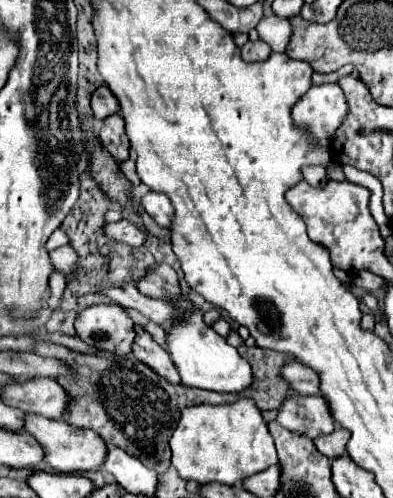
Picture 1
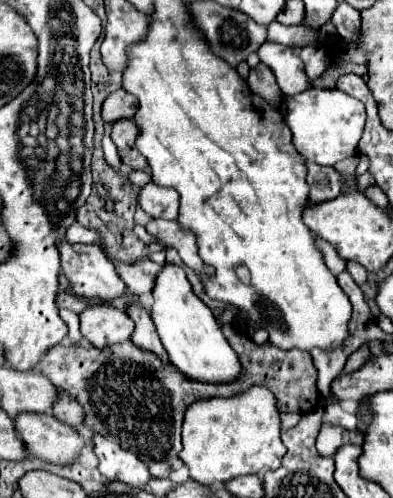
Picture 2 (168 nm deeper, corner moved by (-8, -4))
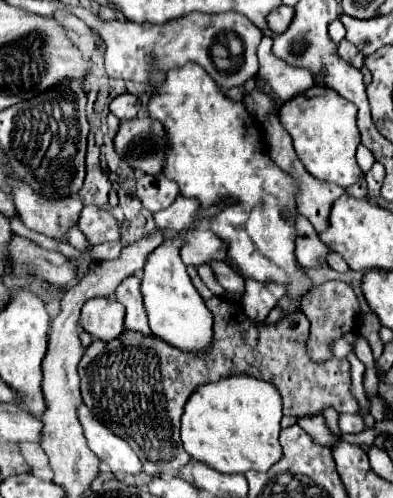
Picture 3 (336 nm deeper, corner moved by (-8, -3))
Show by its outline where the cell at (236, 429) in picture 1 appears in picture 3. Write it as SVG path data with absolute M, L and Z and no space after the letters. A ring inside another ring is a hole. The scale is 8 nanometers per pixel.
M248 374L228 376L218 382L208 382L190 394L182 414L182 444L194 460L204 462L224 474L244 474L248 470L268 472L282 458L282 446L278 442L280 420L282 400L272 384Z

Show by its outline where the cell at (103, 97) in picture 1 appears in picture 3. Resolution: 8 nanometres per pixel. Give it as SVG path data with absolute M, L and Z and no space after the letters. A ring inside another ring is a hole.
M120 94L112 100L110 104L110 112L116 114L120 120L130 120L136 118L136 114L140 112L140 100L134 94Z

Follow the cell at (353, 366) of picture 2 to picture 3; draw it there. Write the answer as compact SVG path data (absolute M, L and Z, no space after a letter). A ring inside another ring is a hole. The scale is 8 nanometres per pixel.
M327 408L326 410L324 410L322 415L325 419L326 425L331 430L331 432L335 436L341 435L340 429L338 427L338 421L339 421L338 412L336 412L336 410L334 410L333 408Z

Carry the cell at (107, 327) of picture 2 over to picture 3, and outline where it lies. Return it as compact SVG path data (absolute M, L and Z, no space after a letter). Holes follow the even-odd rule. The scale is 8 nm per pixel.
M112 296L92 298L82 306L80 322L92 338L110 342L124 330L124 306Z

